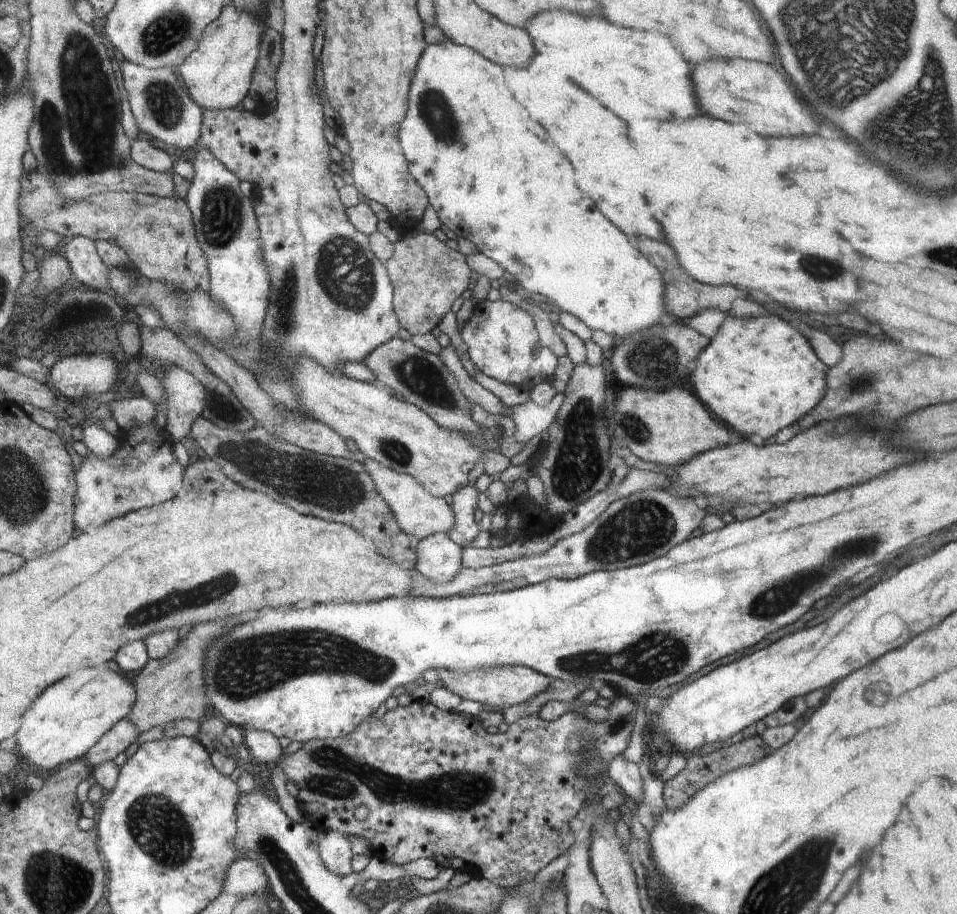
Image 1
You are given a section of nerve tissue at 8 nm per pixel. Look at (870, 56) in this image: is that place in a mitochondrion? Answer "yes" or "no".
yes

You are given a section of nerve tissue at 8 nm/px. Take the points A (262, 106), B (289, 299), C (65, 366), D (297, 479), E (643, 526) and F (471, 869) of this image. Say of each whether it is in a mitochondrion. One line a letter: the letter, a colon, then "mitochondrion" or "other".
A: other
B: mitochondrion
C: other
D: mitochondrion
E: mitochondrion
F: other

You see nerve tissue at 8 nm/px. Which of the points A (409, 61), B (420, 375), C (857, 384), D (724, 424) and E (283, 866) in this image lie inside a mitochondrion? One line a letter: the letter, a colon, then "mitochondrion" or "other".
A: other
B: mitochondrion
C: mitochondrion
D: other
E: mitochondrion

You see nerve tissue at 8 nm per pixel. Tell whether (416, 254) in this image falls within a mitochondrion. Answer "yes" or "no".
no

